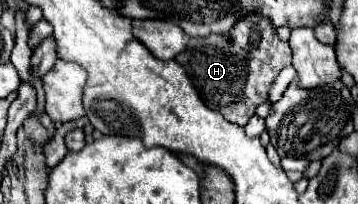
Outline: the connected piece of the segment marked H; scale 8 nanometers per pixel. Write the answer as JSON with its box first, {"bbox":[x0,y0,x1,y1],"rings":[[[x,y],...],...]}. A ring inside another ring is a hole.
{"bbox":[176,18,292,126],"rings":[[[244,18],[230,32],[206,38],[192,38],[186,52],[176,62],[186,70],[204,104],[220,112],[226,120],[244,126],[258,104],[268,102],[268,92],[278,72],[292,62],[288,42],[278,40],[268,18]]]}

